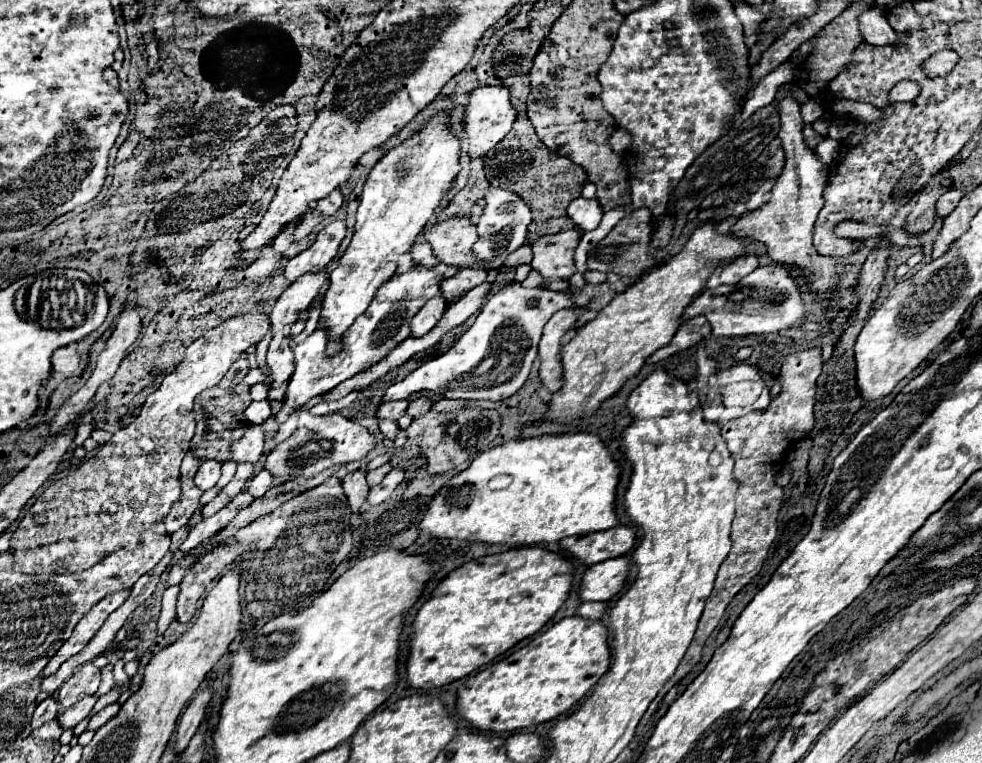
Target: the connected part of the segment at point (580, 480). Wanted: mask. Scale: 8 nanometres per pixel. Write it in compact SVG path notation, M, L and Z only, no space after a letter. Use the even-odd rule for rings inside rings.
M573 432L555 436L537 436L523 440L509 440L501 446L489 448L479 454L469 468L453 476L453 484L437 490L427 506L423 520L419 522L421 532L429 532L435 540L467 540L467 542L489 542L489 544L549 544L565 536L583 536L589 532L601 532L617 526L615 516L615 488L619 480L619 466L611 452L603 446L595 434ZM499 474L511 476L505 488L491 488L489 480Z

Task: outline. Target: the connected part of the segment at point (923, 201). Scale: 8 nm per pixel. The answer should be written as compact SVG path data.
M935 174L935 176L927 182L927 186L925 186L925 190L921 192L917 204L913 206L911 214L907 216L907 222L905 222L905 230L907 230L907 232L911 232L911 234L921 234L921 232L925 232L925 230L929 230L929 228L933 226L933 220L935 220L935 202L937 202L937 198L939 198L945 190L949 190L947 186L941 184L941 180L943 180L943 176L941 176L941 174Z

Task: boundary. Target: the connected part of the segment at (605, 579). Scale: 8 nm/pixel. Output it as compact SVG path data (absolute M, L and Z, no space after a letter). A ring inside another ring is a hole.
M625 556L609 558L599 564L589 566L583 572L583 580L579 586L579 598L583 602L607 602L611 600L627 580L629 560Z

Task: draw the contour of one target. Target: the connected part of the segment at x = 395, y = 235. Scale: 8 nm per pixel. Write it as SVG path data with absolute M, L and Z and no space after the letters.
M445 112L437 114L421 132L417 132L415 136L411 136L397 148L389 150L369 172L369 178L363 186L361 204L359 204L357 216L355 216L353 240L351 240L349 248L345 250L345 254L339 258L339 266L331 272L329 288L321 300L319 324L323 324L329 334L329 340L327 340L329 356L335 356L343 350L343 342L341 342L343 332L355 322L357 316L361 316L367 310L367 306L371 304L377 290L395 274L399 256L409 250L409 246L415 242L417 234L423 230L427 220L439 210L439 202L441 202L443 194L451 188L451 182L459 172L459 164L457 164L459 162L459 142L449 132L447 122L449 120L447 120Z

